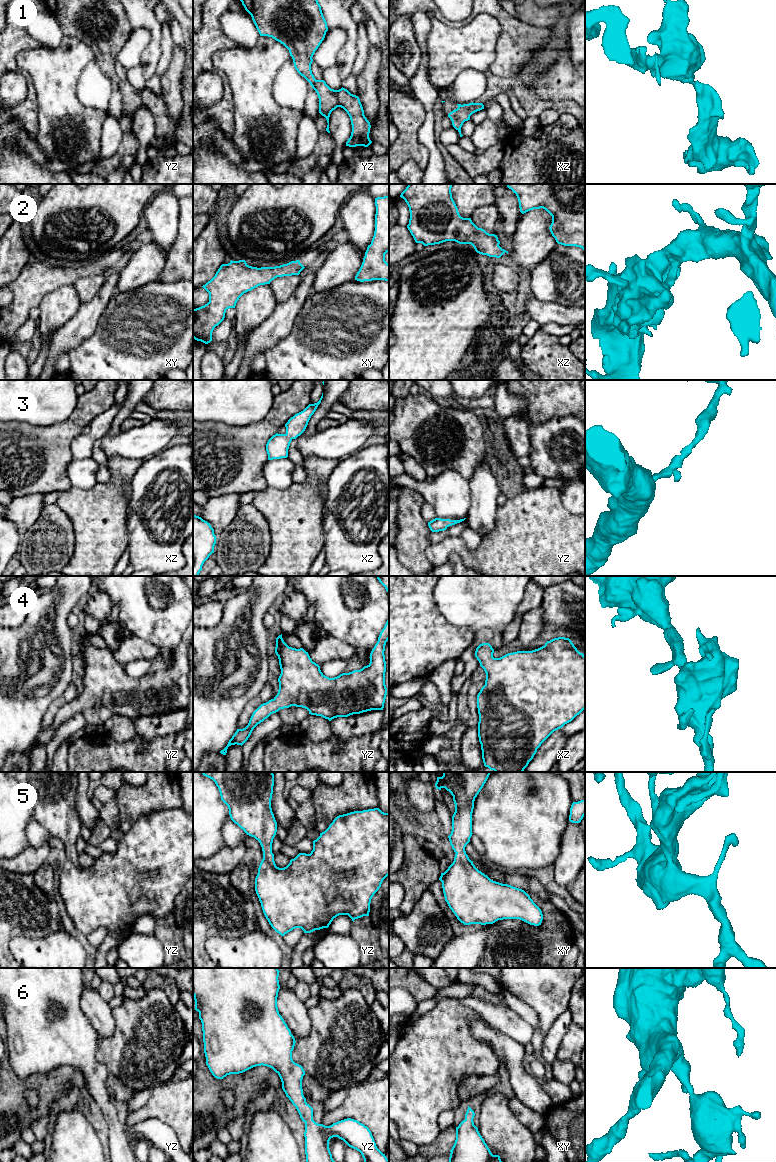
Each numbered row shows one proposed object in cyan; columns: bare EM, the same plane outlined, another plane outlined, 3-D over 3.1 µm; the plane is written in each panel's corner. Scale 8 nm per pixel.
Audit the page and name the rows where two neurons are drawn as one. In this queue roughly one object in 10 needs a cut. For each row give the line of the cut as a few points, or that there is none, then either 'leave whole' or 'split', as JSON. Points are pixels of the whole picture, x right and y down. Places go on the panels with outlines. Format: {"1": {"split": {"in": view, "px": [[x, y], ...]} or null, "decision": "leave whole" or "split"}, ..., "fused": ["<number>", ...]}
{"1": {"split": null, "decision": "leave whole"}, "2": {"split": null, "decision": "leave whole"}, "3": {"split": null, "decision": "leave whole"}, "4": {"split": null, "decision": "leave whole"}, "5": {"split": null, "decision": "leave whole"}, "6": {"split": null, "decision": "leave whole"}, "fused": []}

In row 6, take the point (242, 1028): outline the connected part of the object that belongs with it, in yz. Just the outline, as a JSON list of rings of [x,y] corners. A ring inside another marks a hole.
[[[193,968],[195,1010],[202,1023],[206,1065],[212,1075],[223,1079],[256,1066],[272,1068],[280,1077],[286,1097],[296,1107],[305,1123],[306,1162],[334,1162],[329,1149],[333,1137],[359,1151],[364,1162],[389,1162],[376,1146],[371,1131],[357,1120],[347,1118],[330,1126],[313,1120],[313,1108],[303,1095],[303,1067],[292,1059],[295,1038],[279,1014],[277,997],[280,989],[278,968]]]

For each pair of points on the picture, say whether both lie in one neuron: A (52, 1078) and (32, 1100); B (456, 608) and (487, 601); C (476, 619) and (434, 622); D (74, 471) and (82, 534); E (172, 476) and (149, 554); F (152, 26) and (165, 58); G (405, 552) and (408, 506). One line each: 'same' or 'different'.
A: different
B: same
C: different
D: different
E: same
F: different
G: same

